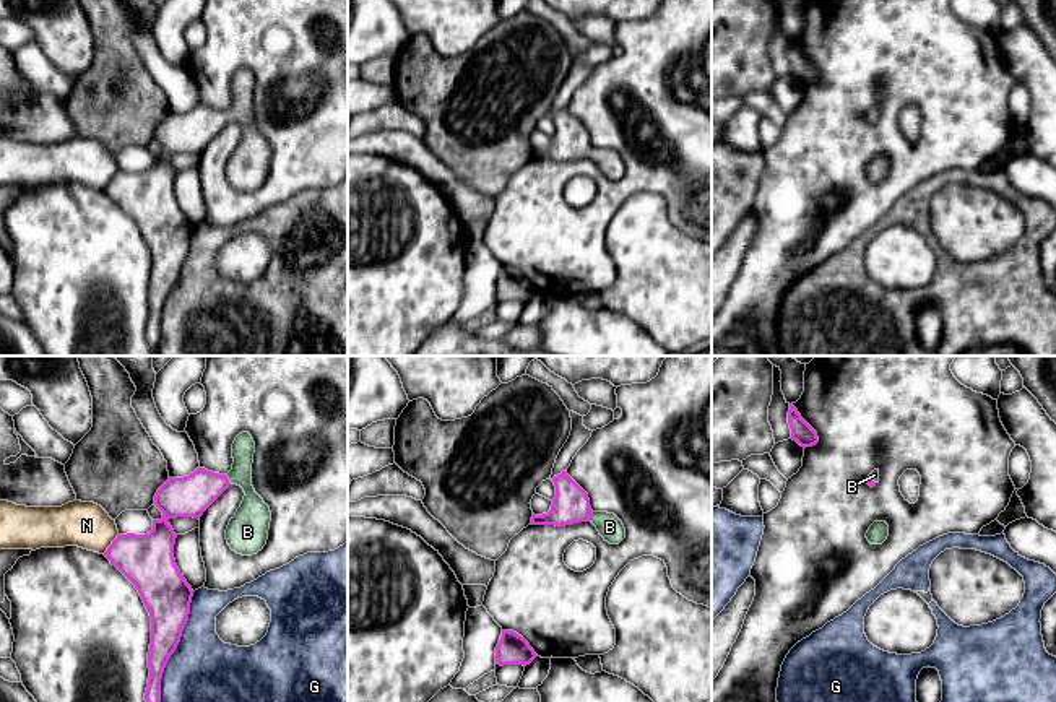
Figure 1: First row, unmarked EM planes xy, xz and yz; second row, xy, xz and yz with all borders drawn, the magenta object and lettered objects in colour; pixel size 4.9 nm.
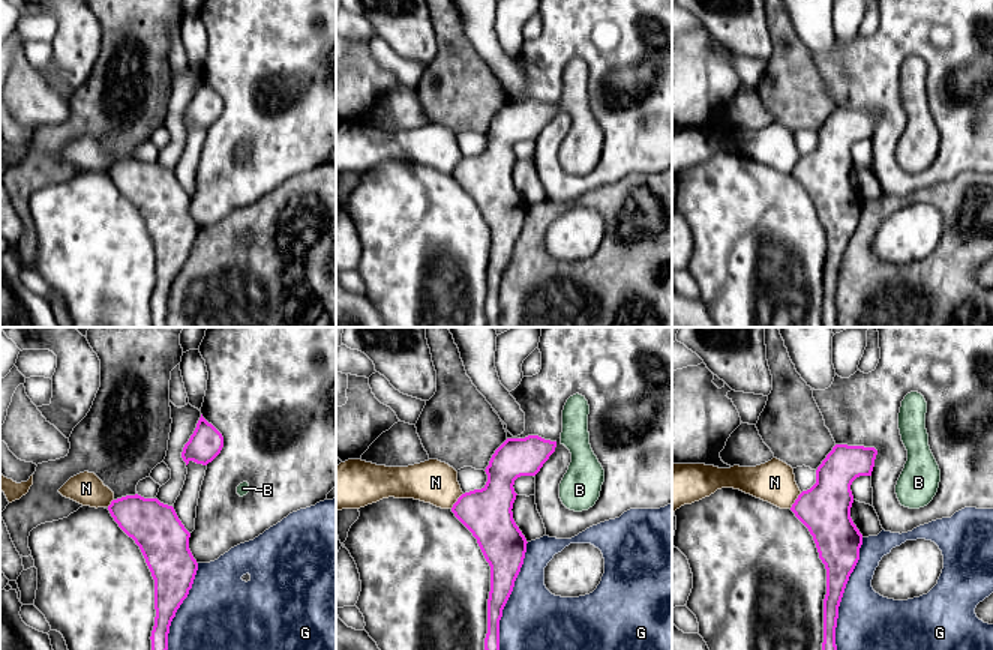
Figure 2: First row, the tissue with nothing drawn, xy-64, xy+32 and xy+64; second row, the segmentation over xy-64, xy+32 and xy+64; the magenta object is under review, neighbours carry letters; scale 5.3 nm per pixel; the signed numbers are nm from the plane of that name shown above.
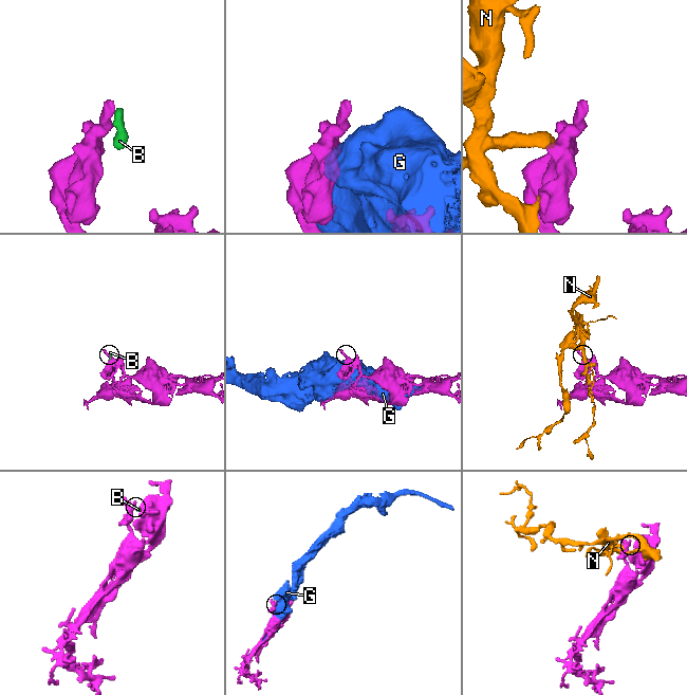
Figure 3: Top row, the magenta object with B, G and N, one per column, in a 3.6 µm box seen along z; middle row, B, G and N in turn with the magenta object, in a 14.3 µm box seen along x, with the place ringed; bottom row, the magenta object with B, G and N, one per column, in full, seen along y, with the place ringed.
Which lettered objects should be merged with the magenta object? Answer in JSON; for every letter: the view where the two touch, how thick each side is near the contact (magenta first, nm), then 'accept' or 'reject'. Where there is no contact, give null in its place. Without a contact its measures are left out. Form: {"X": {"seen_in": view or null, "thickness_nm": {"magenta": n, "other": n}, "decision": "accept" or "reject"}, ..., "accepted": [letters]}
{"B": {"seen_in": "xy", "thickness_nm": {"magenta": 200, "other": 190}, "decision": "accept"}, "G": {"seen_in": "xy", "thickness_nm": {"magenta": 220, "other": 320}, "decision": "reject"}, "N": {"seen_in": "xy", "thickness_nm": {"magenta": 260, "other": 220}, "decision": "reject"}, "accepted": ["B"]}

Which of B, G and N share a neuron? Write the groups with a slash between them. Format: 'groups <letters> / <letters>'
groups B / G / N

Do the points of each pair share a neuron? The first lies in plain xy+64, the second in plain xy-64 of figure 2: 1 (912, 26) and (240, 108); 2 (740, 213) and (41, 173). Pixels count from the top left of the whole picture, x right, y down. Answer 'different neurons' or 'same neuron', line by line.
1: same neuron
2: different neurons

